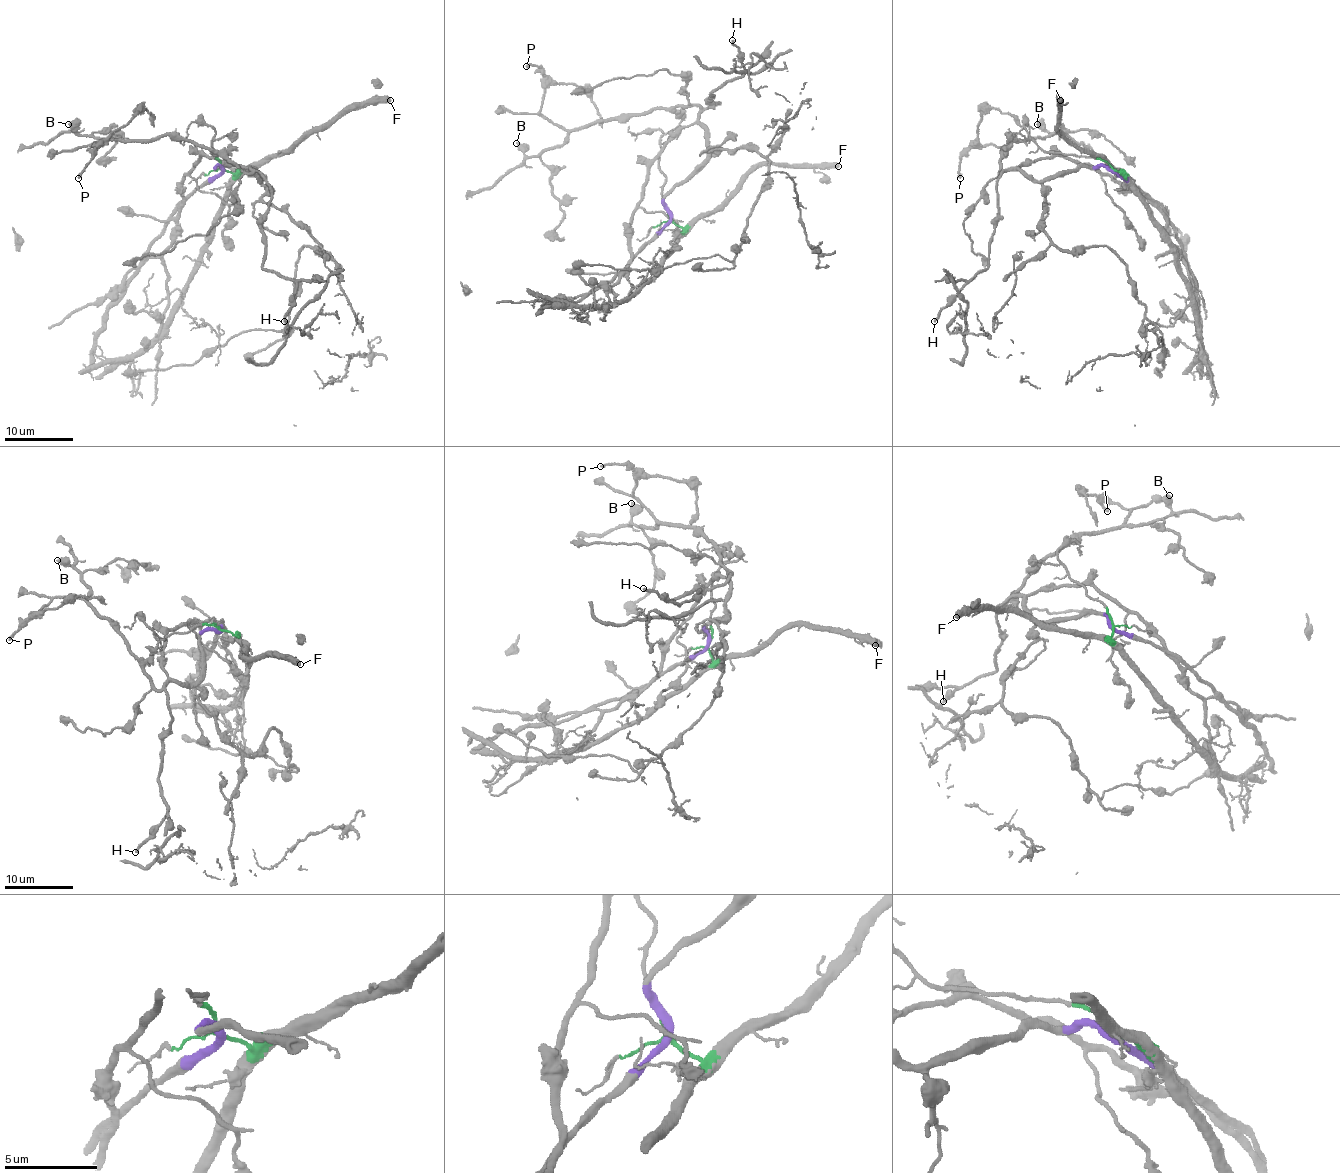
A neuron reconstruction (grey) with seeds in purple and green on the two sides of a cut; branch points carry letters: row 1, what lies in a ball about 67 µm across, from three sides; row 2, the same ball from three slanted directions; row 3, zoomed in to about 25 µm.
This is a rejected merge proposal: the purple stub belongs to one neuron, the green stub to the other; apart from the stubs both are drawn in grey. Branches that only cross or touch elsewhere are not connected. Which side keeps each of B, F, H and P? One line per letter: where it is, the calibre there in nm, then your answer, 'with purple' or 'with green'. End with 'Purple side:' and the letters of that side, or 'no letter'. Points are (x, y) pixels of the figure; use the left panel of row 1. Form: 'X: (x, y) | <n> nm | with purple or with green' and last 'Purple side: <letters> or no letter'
B: (68, 124) | 550 nm | with purple
F: (390, 100) | 500 nm | with green
H: (284, 321) | 240 nm | with purple
P: (78, 178) | 320 nm | with purple
Purple side: B, H, P

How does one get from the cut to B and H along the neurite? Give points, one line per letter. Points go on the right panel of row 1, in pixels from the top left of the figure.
B: (1112, 170), (1092, 166), (1030, 180), (1018, 170), (1001, 173), (1002, 149), (1013, 135), (1050, 135), (1037, 123)
H: (1112, 170), (1092, 166), (1030, 180), (1018, 170), (1009, 170), (997, 178), (989, 266), (934, 321)

